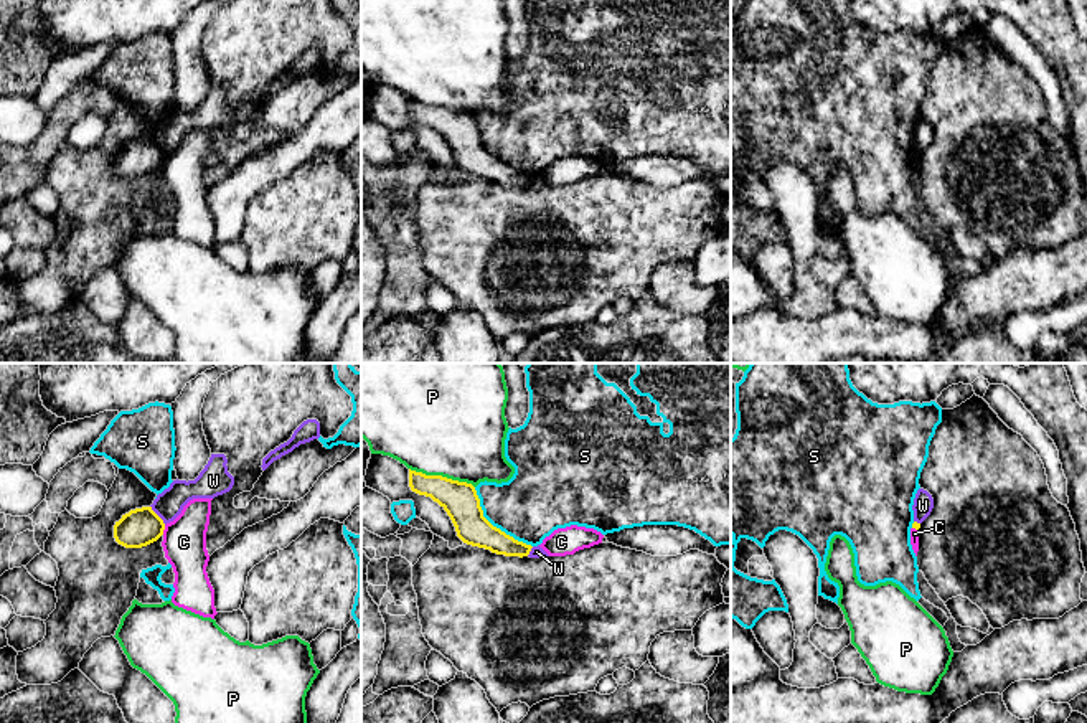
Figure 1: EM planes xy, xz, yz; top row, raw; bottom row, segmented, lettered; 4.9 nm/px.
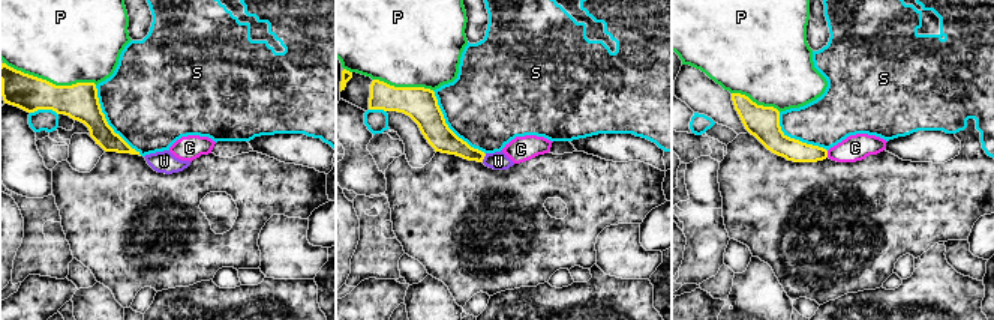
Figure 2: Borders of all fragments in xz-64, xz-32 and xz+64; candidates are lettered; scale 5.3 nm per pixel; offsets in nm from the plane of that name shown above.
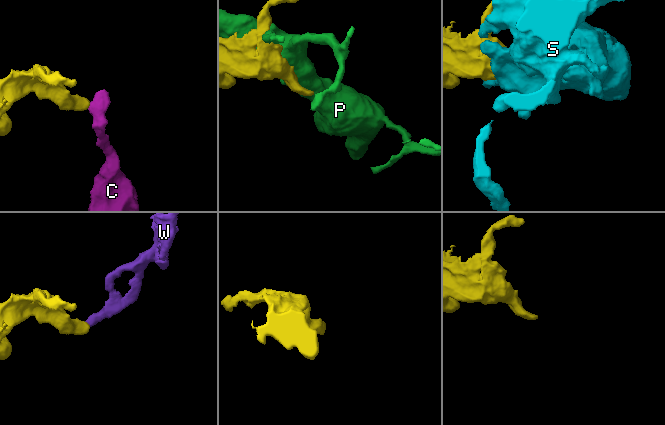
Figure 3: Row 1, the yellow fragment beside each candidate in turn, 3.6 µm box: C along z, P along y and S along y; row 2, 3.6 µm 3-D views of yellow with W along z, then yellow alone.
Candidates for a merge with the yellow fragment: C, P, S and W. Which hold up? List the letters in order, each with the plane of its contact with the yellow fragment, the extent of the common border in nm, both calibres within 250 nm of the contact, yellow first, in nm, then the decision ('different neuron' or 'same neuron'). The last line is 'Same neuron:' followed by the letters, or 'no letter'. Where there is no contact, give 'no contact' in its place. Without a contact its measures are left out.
C: xy | 50 nm | 190/200 nm | different neuron
P: xz | 340 nm | 180/500 nm | different neuron
S: xz | 400 nm | 180/340 nm | different neuron
W: xy | 120 nm | 190/140 nm | different neuron
Same neuron: no letter

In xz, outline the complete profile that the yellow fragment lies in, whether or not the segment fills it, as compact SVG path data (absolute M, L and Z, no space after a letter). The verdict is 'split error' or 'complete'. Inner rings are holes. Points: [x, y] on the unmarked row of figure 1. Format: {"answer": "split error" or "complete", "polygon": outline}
{"answer": "complete", "polygon": "M409 99L409 117L419 125L431 127L447 142L464 173L505 187L529 185L531 175L515 170L483 147L480 129L472 114Z"}

